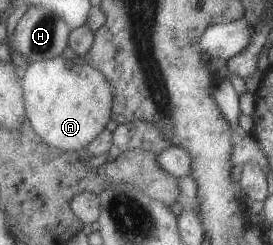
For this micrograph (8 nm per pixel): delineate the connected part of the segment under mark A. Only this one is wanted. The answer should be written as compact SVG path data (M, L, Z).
M57 56L50 60L33 62L25 68L20 86L26 120L45 144L61 151L75 152L86 147L105 129L111 115L111 90L100 72L88 66L81 56L71 60Z

